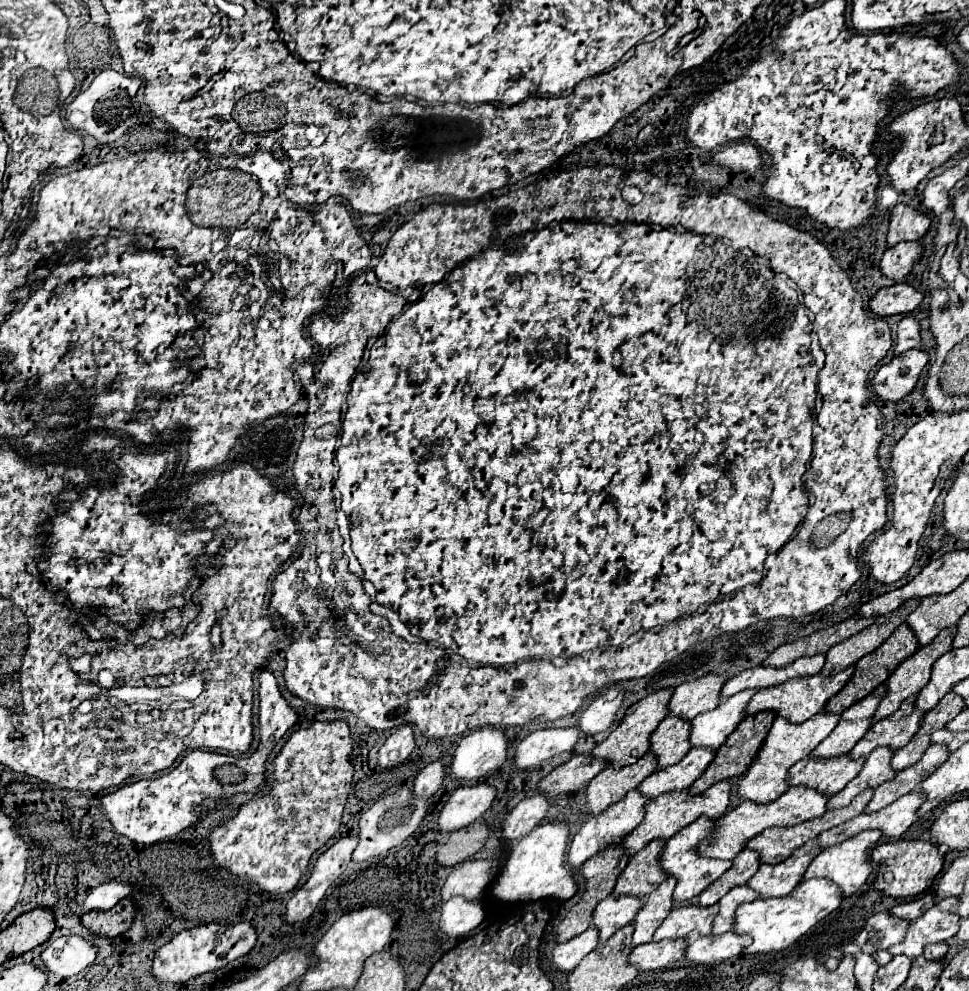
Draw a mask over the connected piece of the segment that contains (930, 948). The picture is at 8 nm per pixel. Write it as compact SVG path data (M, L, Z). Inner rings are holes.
M940 942L940 944L928 944L924 948L924 958L926 960L942 960L946 952L948 952L948 944L944 944L944 942Z

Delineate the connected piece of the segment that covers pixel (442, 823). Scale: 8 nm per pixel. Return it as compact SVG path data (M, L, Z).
M488 784L456 788L436 818L438 830L448 834L476 822L492 806L494 798L496 790Z

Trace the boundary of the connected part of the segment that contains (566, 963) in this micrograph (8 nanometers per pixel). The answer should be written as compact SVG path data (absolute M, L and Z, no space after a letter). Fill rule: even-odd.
M590 926L586 932L582 932L580 936L574 936L566 944L558 944L552 950L552 964L562 972L570 972L596 946L598 946L598 930Z

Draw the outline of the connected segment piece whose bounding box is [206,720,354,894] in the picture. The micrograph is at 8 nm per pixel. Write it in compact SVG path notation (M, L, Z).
M346 720L314 722L310 728L296 730L286 740L280 754L274 760L274 782L270 792L264 794L260 800L250 800L242 804L232 818L208 832L206 840L214 866L228 870L236 878L246 878L254 882L260 890L270 894L286 894L294 890L302 874L306 874L310 856L318 848L322 848L340 826L342 810L354 774L353 759L350 728Z

